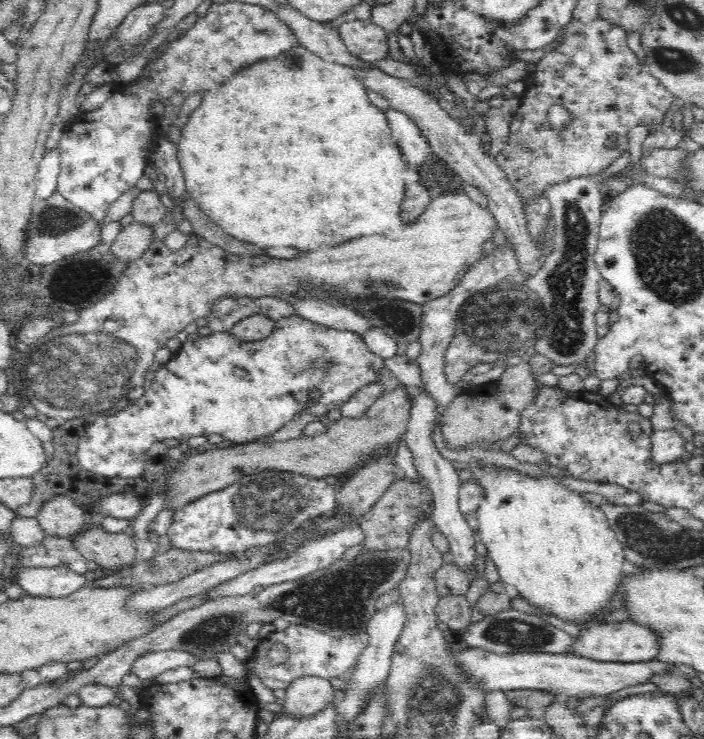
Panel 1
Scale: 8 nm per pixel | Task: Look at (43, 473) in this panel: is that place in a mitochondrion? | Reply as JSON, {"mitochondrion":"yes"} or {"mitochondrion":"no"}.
{"mitochondrion":"no"}

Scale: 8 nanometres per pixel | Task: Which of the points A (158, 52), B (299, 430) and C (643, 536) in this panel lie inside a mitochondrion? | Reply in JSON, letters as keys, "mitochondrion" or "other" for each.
{"A":"other","B":"other","C":"mitochondrion"}

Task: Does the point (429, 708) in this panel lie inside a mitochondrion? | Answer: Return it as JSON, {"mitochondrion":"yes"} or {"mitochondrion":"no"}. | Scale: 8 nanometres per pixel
{"mitochondrion":"yes"}

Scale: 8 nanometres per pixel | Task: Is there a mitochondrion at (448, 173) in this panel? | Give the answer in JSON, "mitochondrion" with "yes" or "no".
{"mitochondrion":"no"}

